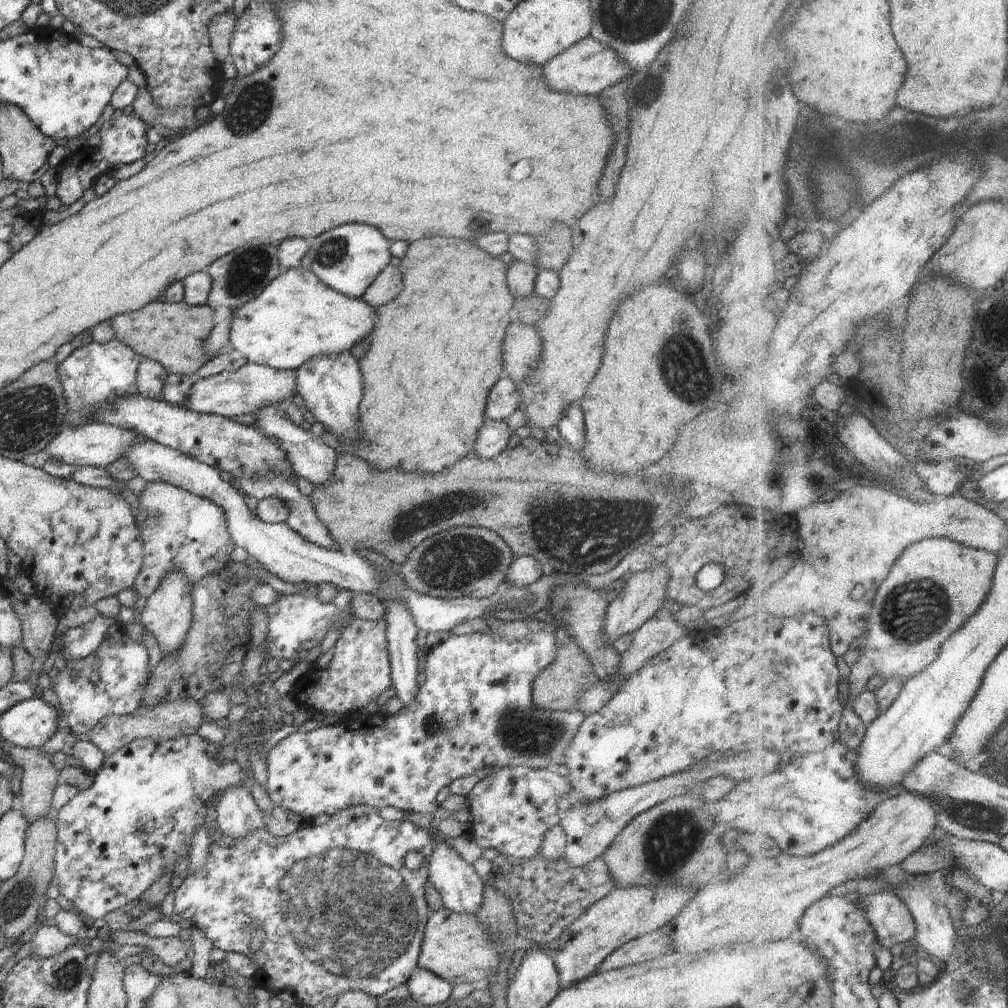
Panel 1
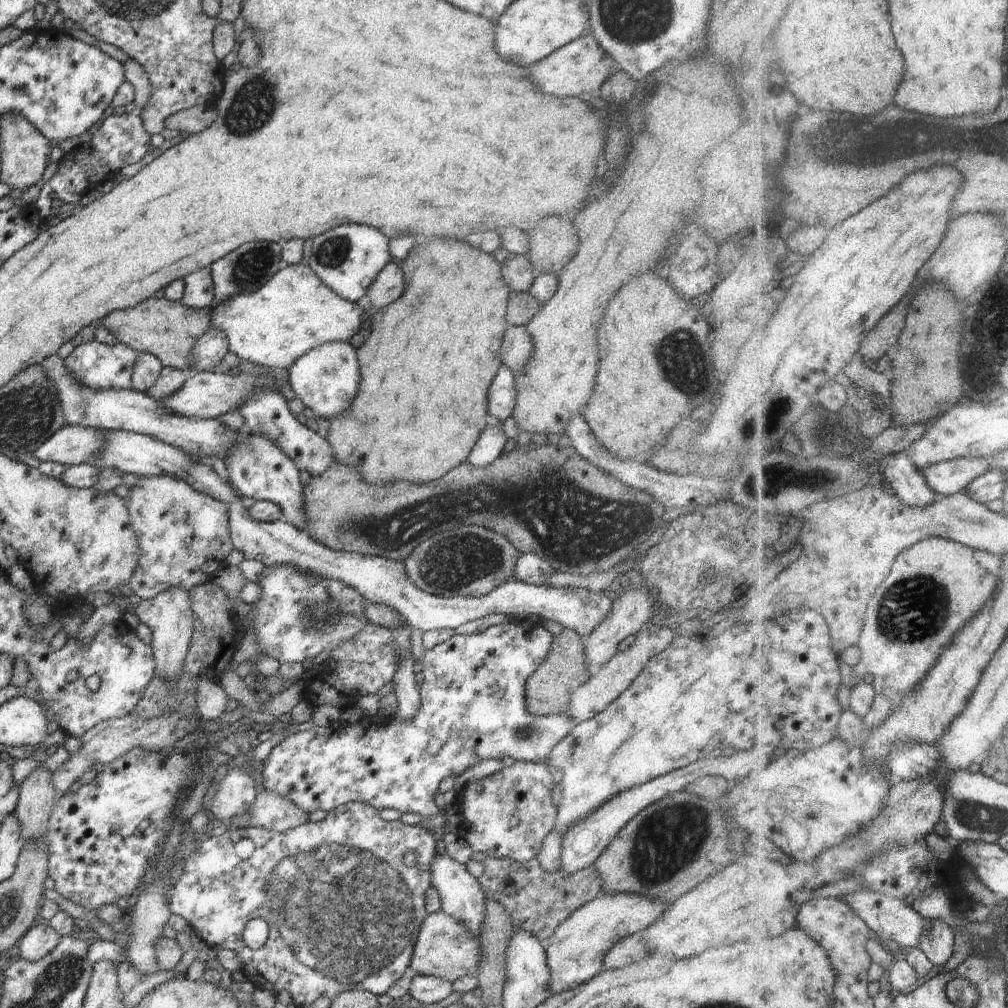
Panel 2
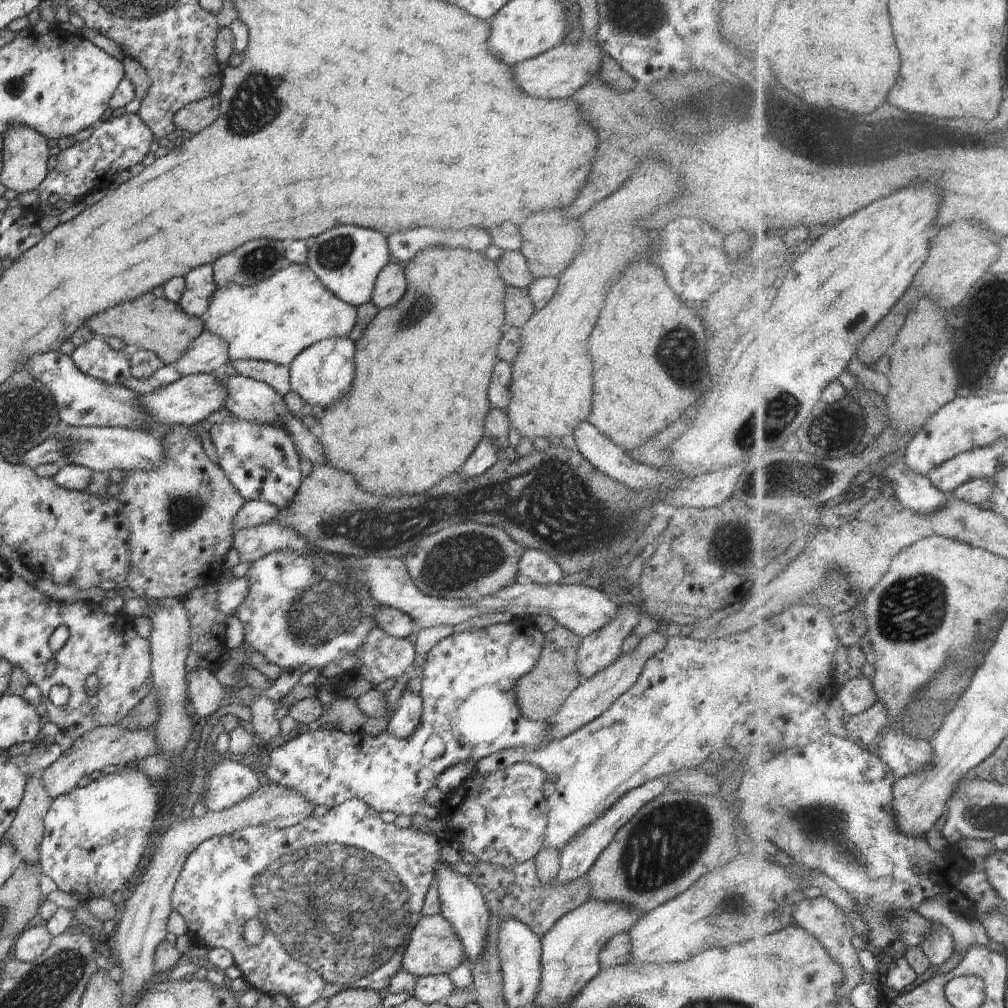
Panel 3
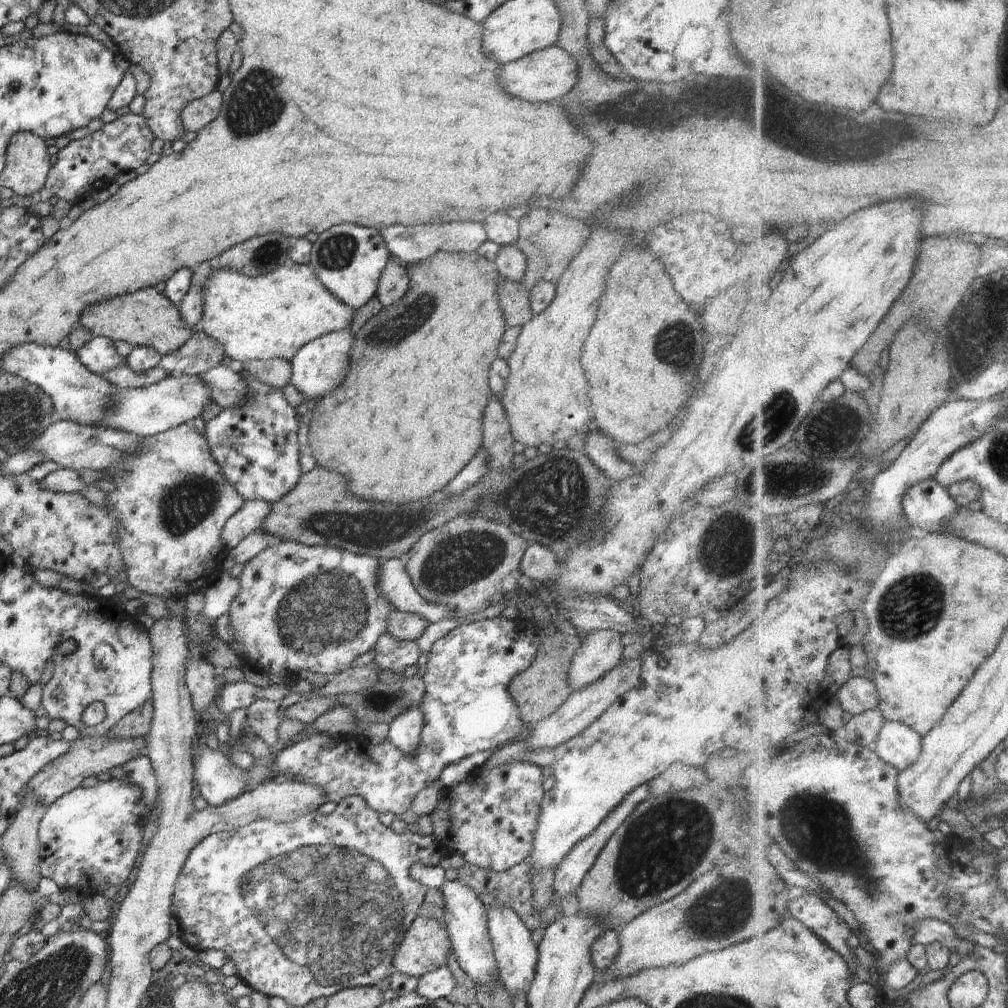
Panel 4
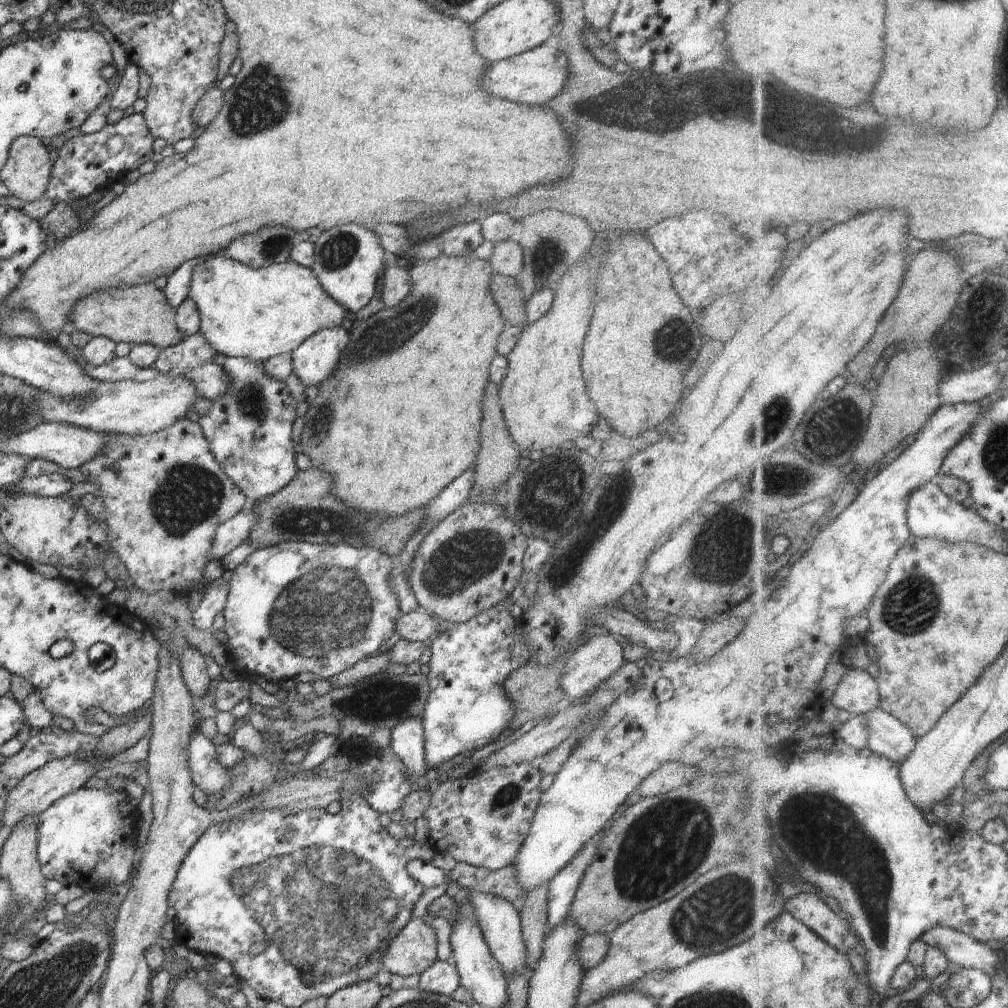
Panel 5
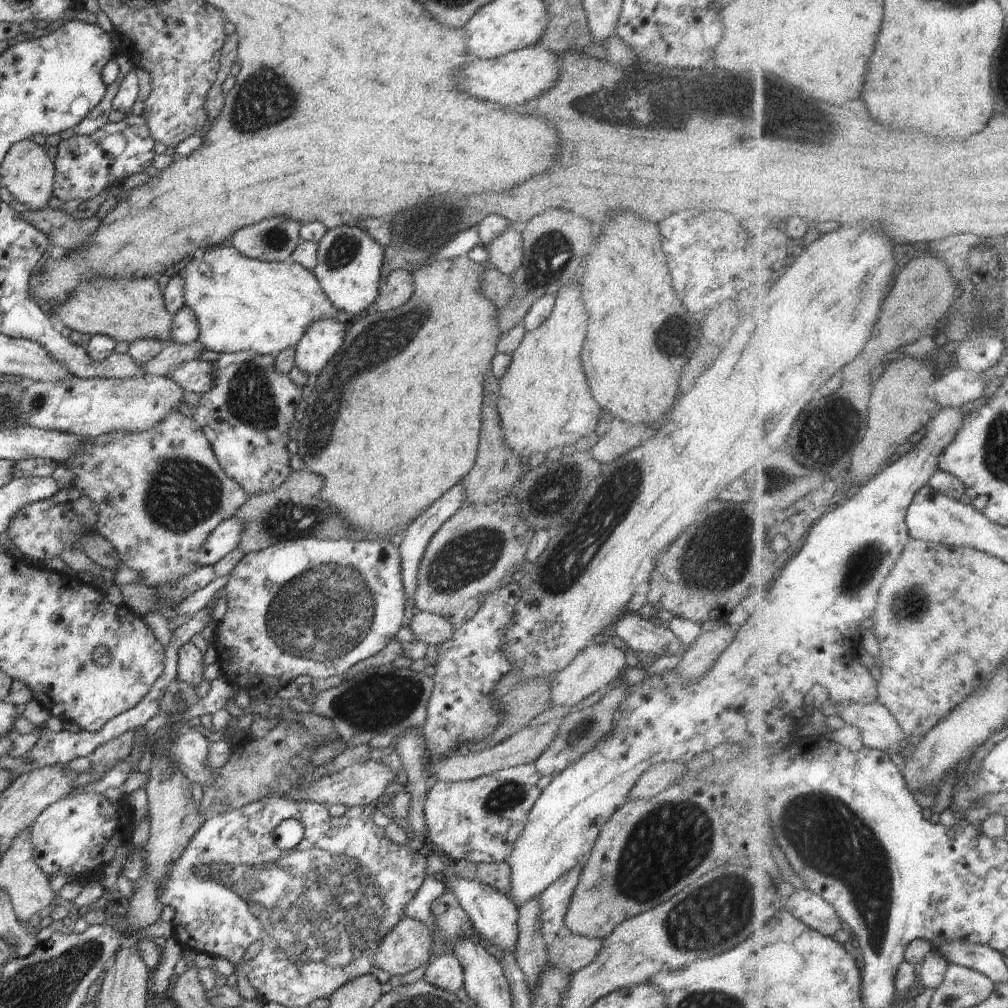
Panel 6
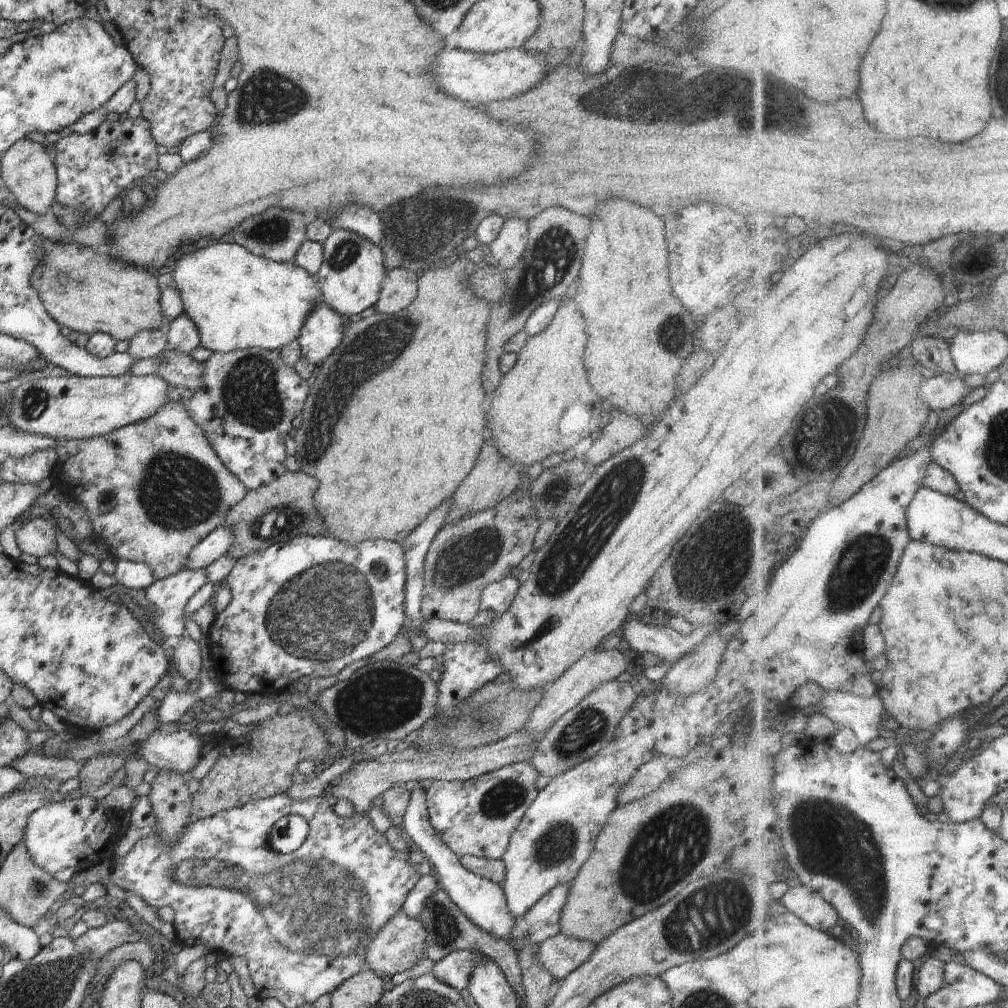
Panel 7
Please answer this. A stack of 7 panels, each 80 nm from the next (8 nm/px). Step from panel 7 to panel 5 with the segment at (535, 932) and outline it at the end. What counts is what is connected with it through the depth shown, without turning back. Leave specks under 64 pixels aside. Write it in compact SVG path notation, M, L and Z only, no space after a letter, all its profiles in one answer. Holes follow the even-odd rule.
M602 833L596 834L592 840L588 840L580 848L580 852L549 882L548 910L546 910L546 914L548 914L550 929L562 924L568 918L576 890L578 890L586 868L590 866L592 858L596 854L600 838L602 838Z

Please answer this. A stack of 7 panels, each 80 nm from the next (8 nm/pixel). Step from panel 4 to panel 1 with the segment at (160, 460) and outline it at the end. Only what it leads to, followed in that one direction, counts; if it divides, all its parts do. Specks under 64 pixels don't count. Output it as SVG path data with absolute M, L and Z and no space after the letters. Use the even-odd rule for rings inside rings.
M146 481L138 503L139 513L134 520L140 532L144 558L133 590L141 597L148 599L160 586L162 578L174 570L182 572L188 582L196 584L231 562L236 547L228 532L226 514L212 500L195 496L168 482Z

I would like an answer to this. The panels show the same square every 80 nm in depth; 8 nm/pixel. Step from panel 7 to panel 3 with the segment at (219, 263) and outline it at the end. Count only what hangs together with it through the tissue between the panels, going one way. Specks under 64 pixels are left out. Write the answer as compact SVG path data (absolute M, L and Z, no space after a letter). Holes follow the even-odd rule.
M290 264L253 287L231 284L213 294L204 328L226 342L229 358L268 361L289 367L304 349L332 337L346 337L356 324L357 307L328 290L308 268Z

